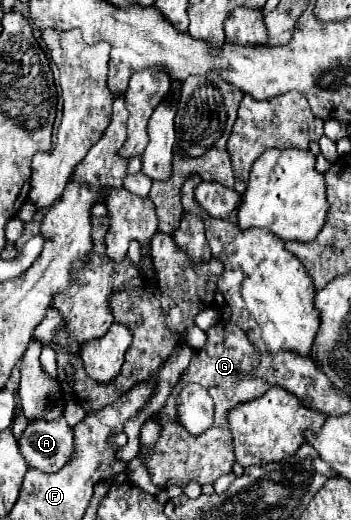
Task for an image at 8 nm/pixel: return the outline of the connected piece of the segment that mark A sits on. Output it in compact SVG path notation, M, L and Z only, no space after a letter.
M65 418L57 420L37 420L27 426L19 440L21 454L31 468L41 472L57 472L75 454L73 430L67 426Z

